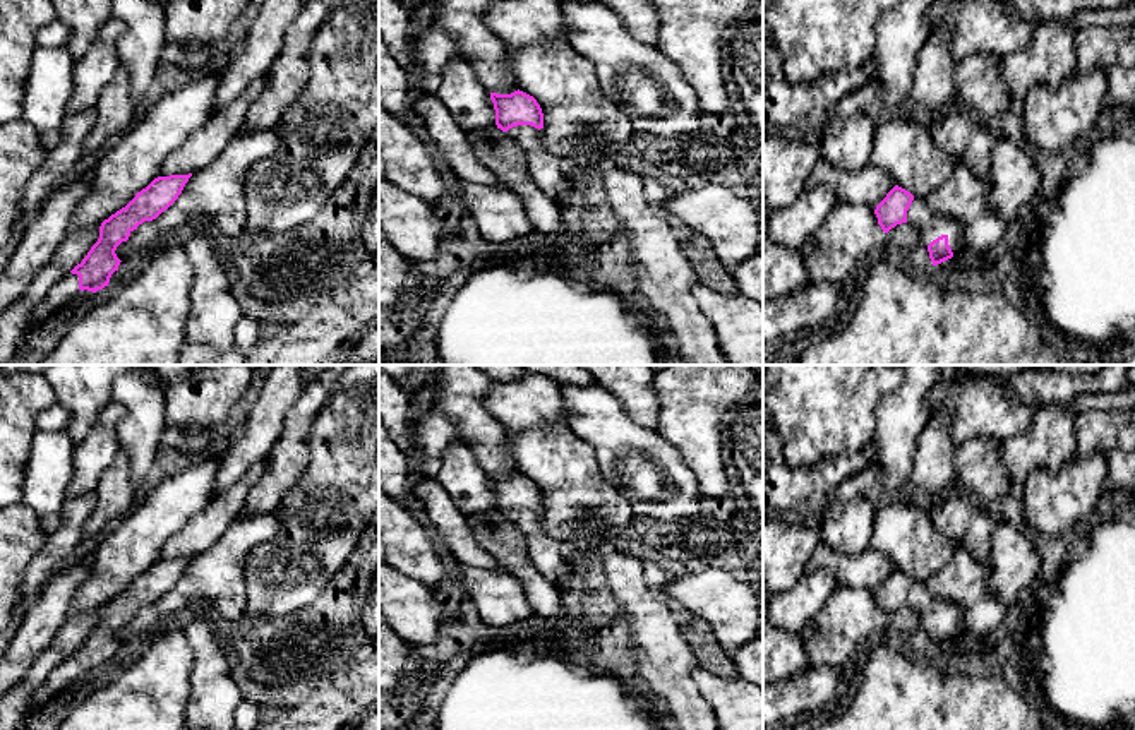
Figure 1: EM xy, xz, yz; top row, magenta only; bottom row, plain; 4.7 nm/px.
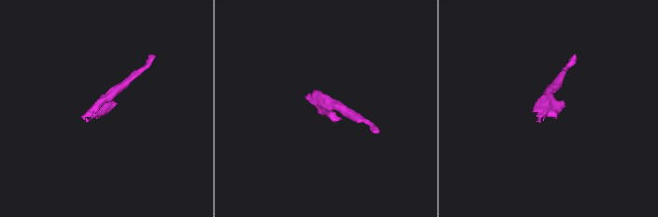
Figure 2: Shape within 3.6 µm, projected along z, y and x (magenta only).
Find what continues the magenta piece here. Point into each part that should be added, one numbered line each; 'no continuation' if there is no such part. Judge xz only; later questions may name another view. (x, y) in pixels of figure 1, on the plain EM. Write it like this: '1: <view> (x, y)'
1: xz (549, 557)

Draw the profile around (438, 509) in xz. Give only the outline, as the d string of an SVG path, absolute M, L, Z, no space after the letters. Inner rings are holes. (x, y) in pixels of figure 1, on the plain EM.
M418 476L413 494L420 507L420 518L437 531L456 564L487 571L499 569L495 559L477 542L468 526L468 516L456 507L435 480Z

